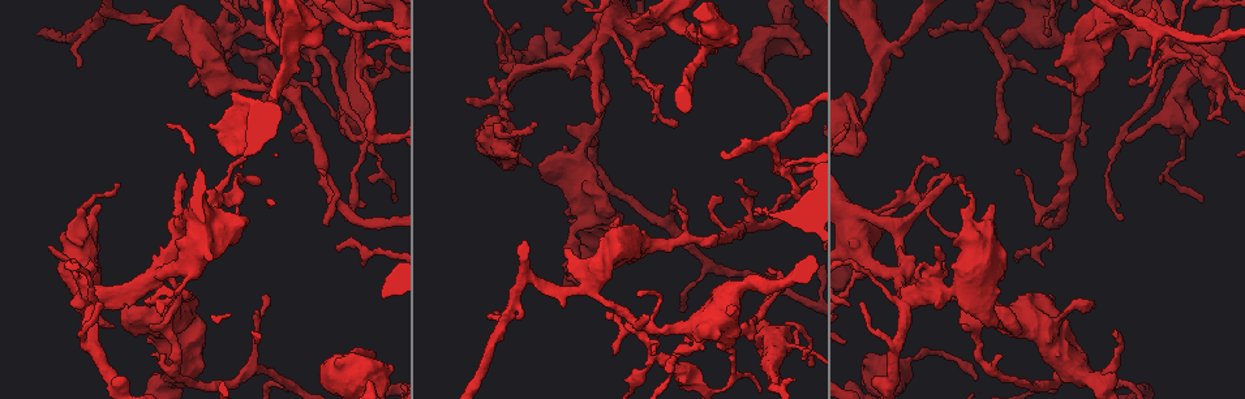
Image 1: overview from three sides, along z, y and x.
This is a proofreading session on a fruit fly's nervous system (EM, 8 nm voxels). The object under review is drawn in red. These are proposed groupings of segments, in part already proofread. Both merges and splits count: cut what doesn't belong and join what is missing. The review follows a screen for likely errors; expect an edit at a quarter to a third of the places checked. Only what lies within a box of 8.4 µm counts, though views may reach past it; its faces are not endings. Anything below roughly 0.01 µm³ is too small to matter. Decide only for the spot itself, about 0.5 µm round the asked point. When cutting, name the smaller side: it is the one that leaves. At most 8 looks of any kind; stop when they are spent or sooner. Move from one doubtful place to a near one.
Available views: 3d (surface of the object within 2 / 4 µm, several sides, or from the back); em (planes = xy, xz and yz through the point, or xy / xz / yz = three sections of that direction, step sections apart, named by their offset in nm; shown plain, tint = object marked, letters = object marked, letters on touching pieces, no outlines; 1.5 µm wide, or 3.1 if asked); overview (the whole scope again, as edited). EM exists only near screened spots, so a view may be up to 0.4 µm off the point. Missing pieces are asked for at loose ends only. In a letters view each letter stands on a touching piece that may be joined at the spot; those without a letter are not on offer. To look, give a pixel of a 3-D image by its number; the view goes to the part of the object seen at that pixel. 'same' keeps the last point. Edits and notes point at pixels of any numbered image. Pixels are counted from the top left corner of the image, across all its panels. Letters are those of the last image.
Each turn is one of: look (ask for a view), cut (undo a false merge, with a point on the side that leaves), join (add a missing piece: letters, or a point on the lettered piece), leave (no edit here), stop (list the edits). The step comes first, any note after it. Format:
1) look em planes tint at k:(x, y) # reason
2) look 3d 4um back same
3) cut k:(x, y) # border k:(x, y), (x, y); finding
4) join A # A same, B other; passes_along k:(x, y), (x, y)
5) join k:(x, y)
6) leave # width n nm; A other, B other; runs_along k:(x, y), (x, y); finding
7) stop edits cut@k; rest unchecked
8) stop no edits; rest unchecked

look em xy step 4 plain at 1:(1124, 125) # abrupt turn

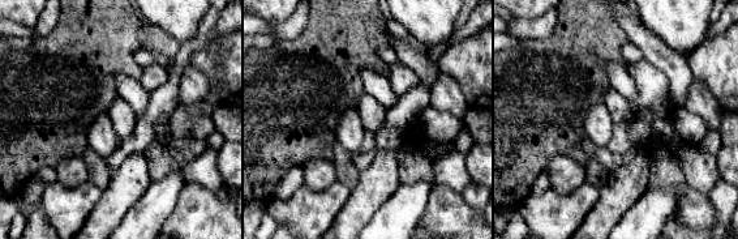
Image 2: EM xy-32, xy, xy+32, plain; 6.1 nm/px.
look em xy step 4 tint same

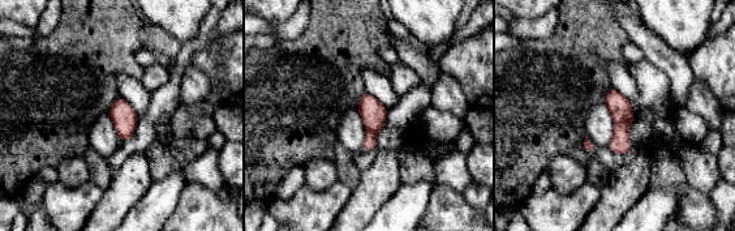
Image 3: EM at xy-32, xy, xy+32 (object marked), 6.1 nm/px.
look em xy step 4 letters same

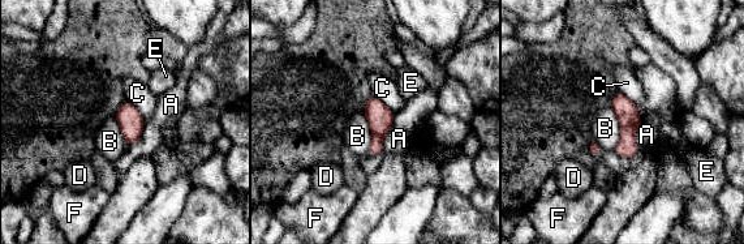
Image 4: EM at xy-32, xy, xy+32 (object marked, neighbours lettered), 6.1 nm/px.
cut 4:(627, 148) # longest_contact A 300 nm; A other, B other, C other, D other, E other, F other; border 4:(622, 128), (633, 133); a second neuron is stuck on

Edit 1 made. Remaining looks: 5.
look overview

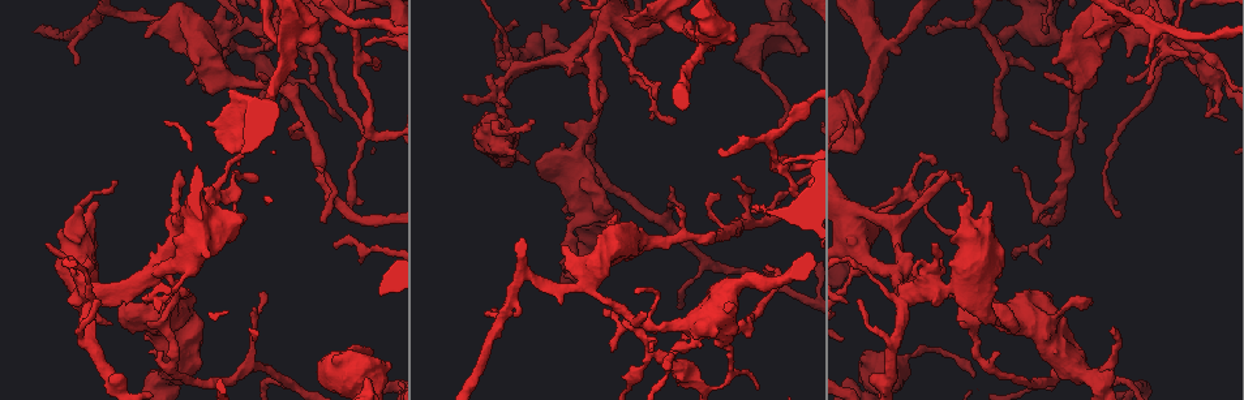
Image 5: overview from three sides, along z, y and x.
look 3d 4um back at 5:(999, 353) # thin end

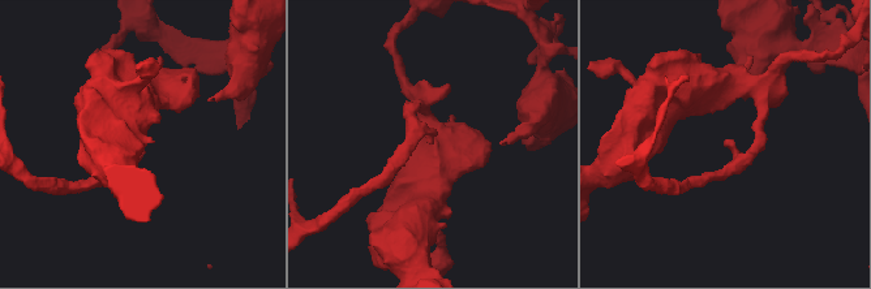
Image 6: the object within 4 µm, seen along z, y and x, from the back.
look em xy step 4 tint at 6:(724, 144)

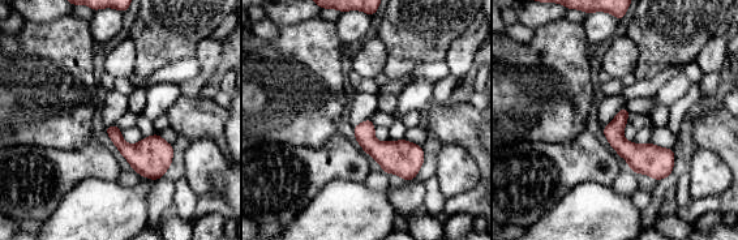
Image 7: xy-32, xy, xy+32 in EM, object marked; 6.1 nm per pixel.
look em planes letters same # another direction

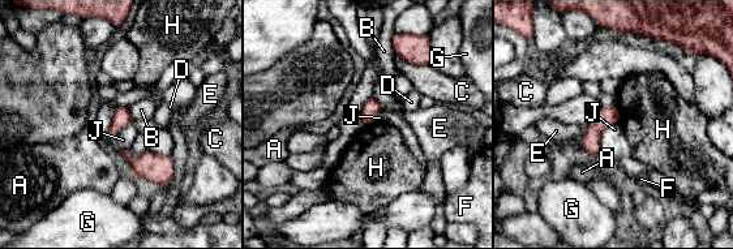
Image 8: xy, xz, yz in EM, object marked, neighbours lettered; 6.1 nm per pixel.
leave # A other, B other, C other, D other, E other, F other, G other, H other, J other; border 8:(616, 107), (618, 121); none of them fits

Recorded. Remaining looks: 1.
stop edits cut@4; rest unchecked

